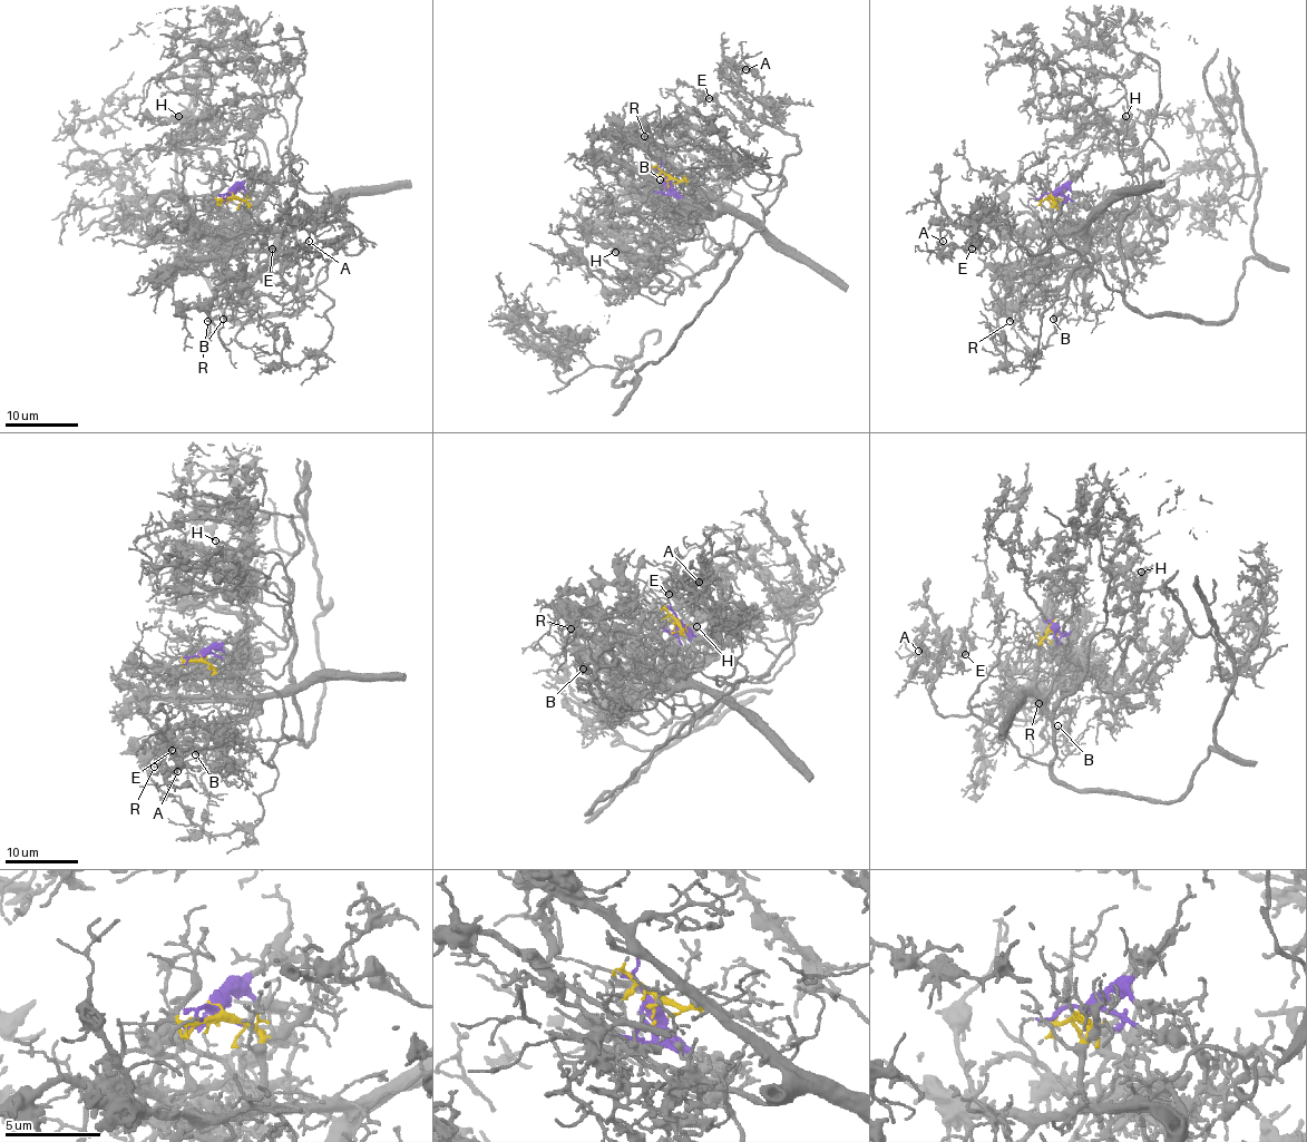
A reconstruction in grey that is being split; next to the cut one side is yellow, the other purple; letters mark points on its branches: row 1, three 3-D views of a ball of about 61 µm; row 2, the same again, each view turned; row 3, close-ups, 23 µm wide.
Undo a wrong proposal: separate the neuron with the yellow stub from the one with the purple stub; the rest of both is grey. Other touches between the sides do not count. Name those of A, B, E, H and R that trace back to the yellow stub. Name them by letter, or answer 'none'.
B, R

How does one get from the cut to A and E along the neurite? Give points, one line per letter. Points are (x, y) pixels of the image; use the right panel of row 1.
A: (1054, 194), (1105, 228), (1128, 212), (1120, 291), (1054, 234), (1034, 254), (1003, 221), (946, 223), (943, 241)
E: (1054, 194), (1105, 228), (1128, 212), (1120, 291), (1054, 234), (1028, 254), (994, 215), (972, 223), (972, 249)

